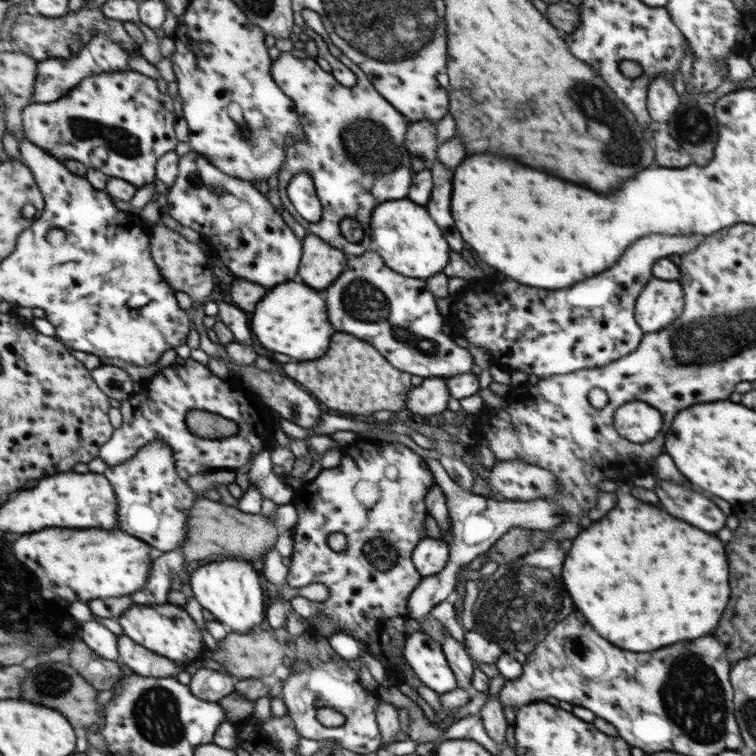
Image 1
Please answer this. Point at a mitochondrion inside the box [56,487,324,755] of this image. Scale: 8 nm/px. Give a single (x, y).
(155, 714)

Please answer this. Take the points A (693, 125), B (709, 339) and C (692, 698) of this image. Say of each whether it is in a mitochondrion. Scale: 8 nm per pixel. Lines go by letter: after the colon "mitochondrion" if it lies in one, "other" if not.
A: mitochondrion
B: mitochondrion
C: mitochondrion

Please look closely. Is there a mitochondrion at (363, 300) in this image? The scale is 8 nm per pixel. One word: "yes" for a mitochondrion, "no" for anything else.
yes

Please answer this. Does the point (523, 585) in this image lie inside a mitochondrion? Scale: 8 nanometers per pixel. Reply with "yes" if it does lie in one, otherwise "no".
yes

